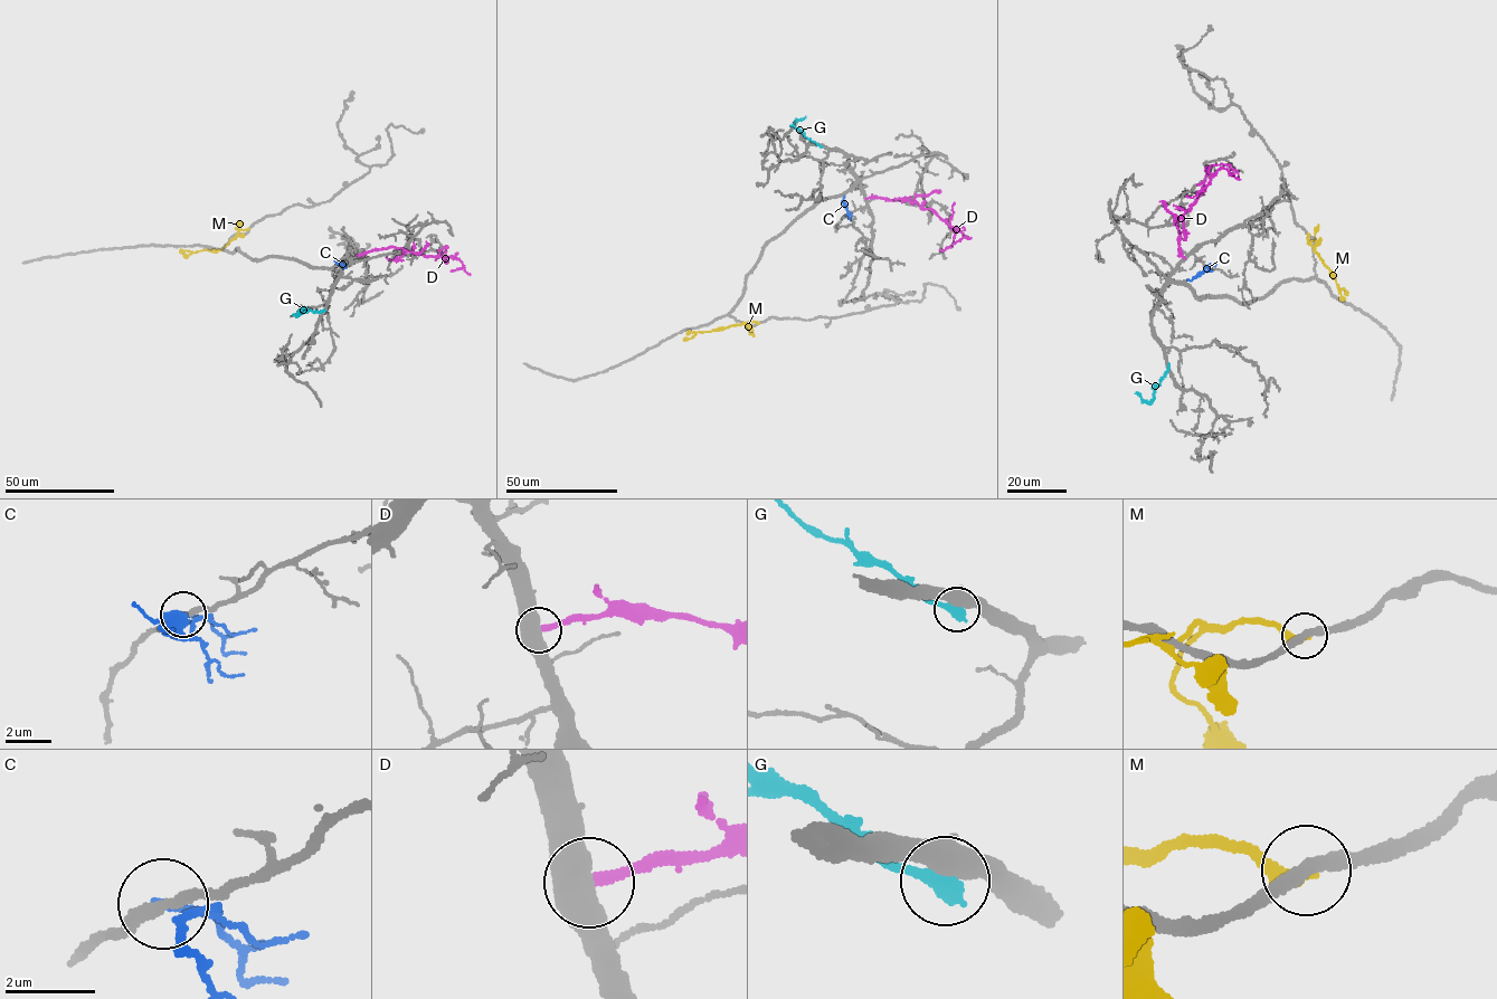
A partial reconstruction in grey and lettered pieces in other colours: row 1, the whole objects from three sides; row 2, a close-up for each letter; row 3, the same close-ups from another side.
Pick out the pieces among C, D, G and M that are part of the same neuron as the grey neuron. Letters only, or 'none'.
none

